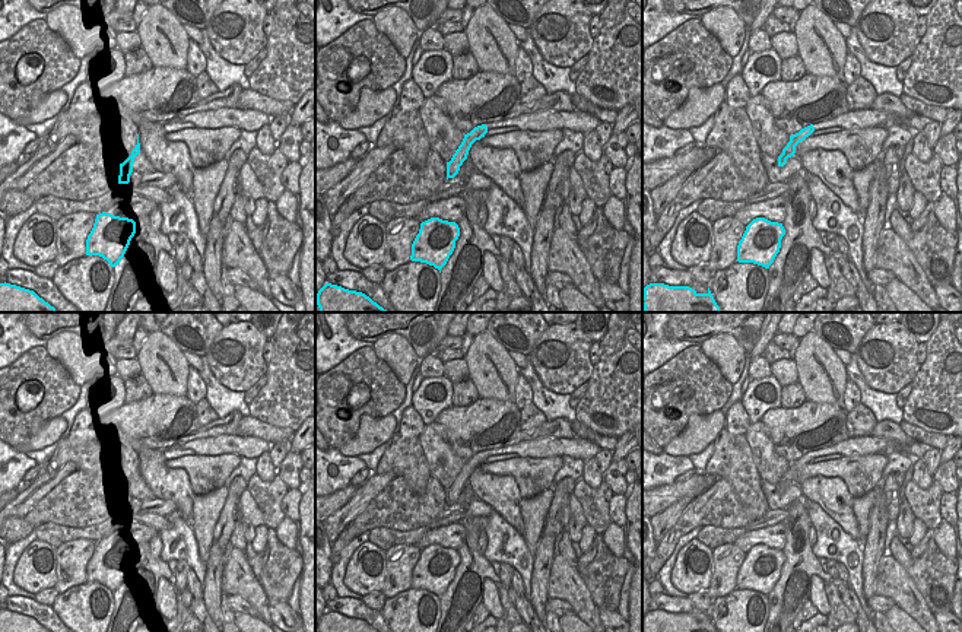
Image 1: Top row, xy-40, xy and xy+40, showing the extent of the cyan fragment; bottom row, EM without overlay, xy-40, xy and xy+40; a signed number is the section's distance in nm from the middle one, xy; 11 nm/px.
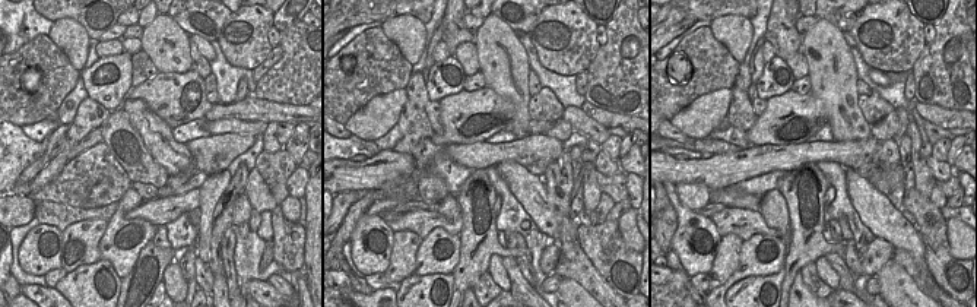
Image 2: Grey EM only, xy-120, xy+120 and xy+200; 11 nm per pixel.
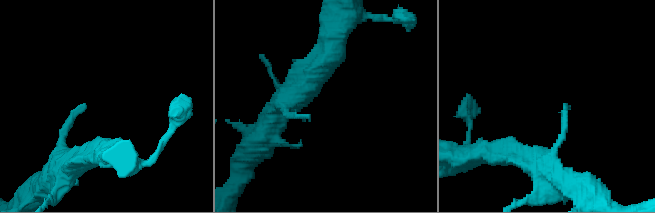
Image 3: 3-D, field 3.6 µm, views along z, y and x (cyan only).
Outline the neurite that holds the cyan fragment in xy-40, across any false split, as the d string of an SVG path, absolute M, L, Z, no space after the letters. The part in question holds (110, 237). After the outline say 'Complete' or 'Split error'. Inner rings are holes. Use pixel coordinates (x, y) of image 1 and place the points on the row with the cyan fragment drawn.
M111 213L96 215L93 228L86 239L86 255L99 255L111 267L118 266L131 238L136 234L136 222Z. Complete

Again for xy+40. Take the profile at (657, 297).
M650 283L644 288L642 307L645 312L721 312L709 288L698 293L689 286Z. Complete

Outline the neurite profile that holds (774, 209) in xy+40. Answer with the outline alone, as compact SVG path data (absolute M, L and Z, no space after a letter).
M784 196L759 203L747 203L733 217L747 226L756 217L765 217L771 222L782 223L785 219L787 201Z

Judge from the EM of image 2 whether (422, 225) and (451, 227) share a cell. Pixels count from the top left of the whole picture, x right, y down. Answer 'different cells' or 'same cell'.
same cell

